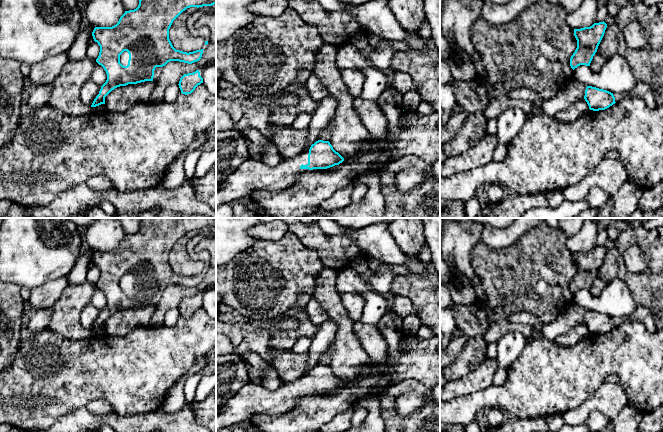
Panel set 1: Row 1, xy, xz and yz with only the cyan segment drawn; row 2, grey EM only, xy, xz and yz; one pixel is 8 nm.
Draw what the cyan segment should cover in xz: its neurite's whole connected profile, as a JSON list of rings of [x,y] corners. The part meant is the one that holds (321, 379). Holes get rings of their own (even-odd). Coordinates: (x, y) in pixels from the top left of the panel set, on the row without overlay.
[[[318,364],[311,369],[309,374],[297,379],[294,382],[283,382],[274,391],[266,389],[262,384],[257,385],[252,382],[240,389],[234,396],[230,397],[220,408],[216,415],[216,432],[229,428],[241,421],[249,420],[256,414],[279,416],[291,411],[297,404],[299,398],[309,396],[313,393],[327,393],[339,389],[344,382],[336,376],[329,365]]]

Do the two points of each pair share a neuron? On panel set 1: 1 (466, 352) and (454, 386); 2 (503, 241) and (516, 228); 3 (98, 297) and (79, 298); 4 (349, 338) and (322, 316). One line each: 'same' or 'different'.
1: different
2: same
3: different
4: different

